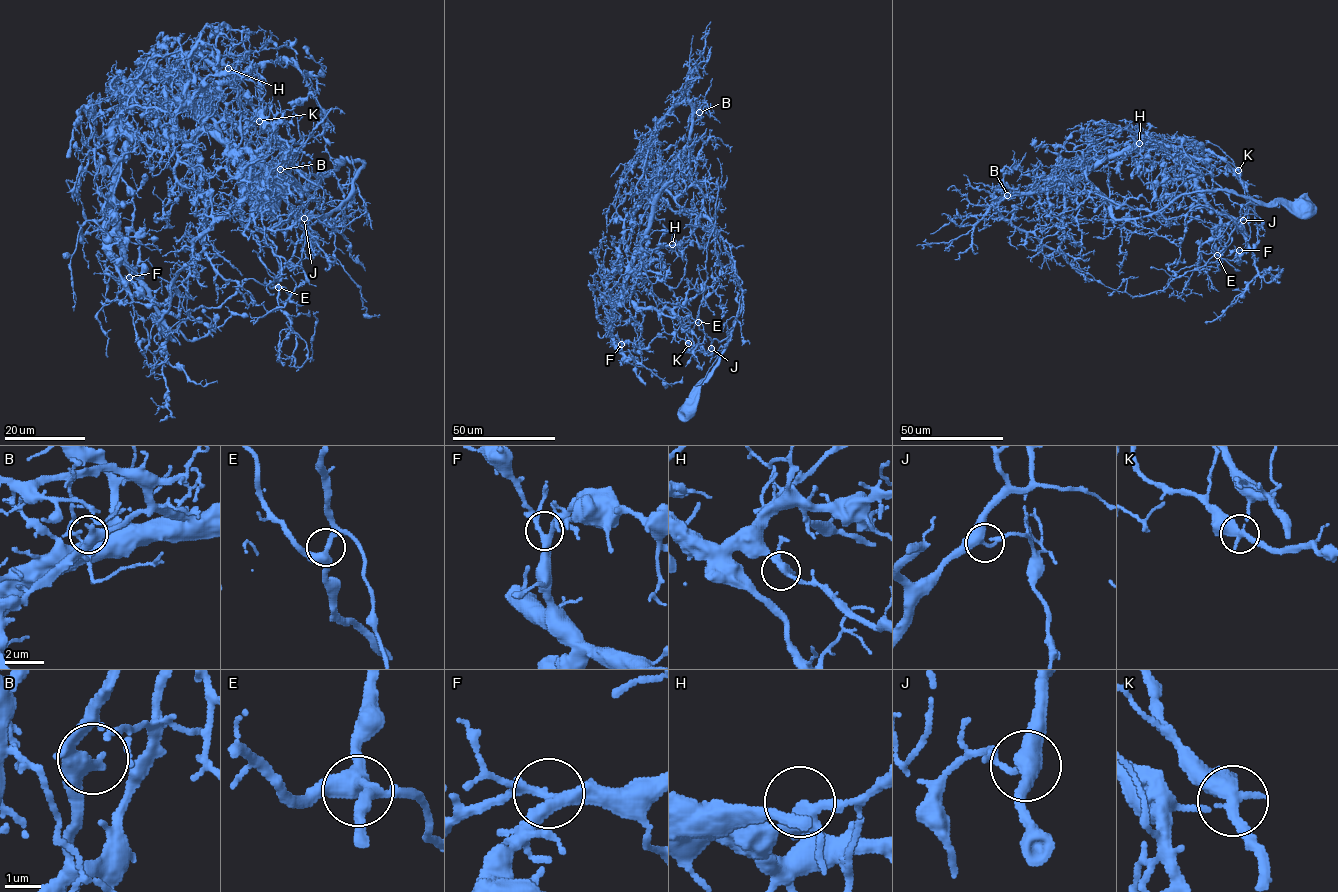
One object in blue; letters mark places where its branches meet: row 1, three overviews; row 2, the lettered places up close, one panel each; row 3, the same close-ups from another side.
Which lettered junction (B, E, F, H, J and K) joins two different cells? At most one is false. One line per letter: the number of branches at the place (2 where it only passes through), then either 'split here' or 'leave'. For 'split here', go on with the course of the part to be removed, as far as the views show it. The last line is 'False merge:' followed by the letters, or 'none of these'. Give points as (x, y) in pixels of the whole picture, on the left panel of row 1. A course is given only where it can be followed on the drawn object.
B: branches 3; leave
E: branches 3; leave
F: branches 3; leave
H: branches 3; leave
J: branches 3; leave
K: branches 3; split here; course (259, 121), (285, 147), (291, 185), (306, 207), (303, 237), (278, 281), (295, 366), (312, 356), (318, 312)
False merge: K

